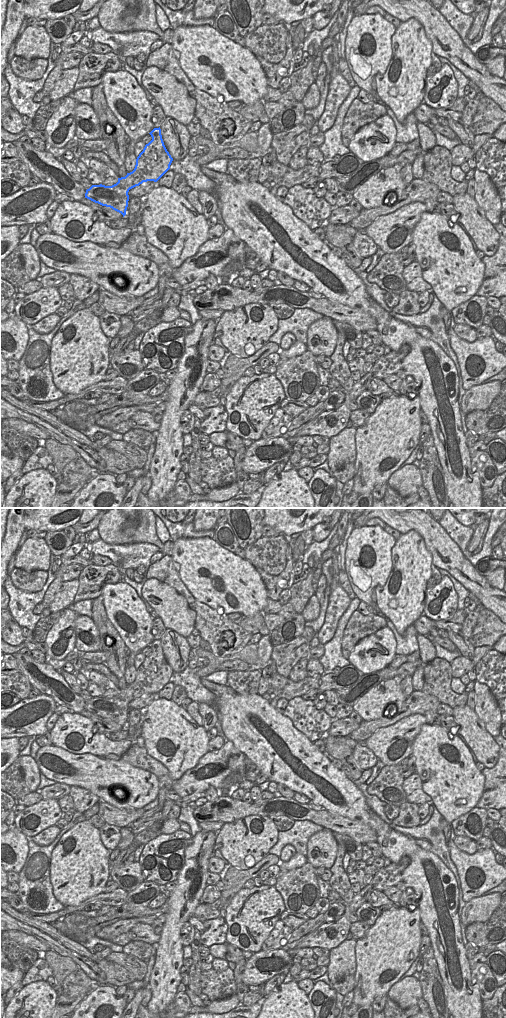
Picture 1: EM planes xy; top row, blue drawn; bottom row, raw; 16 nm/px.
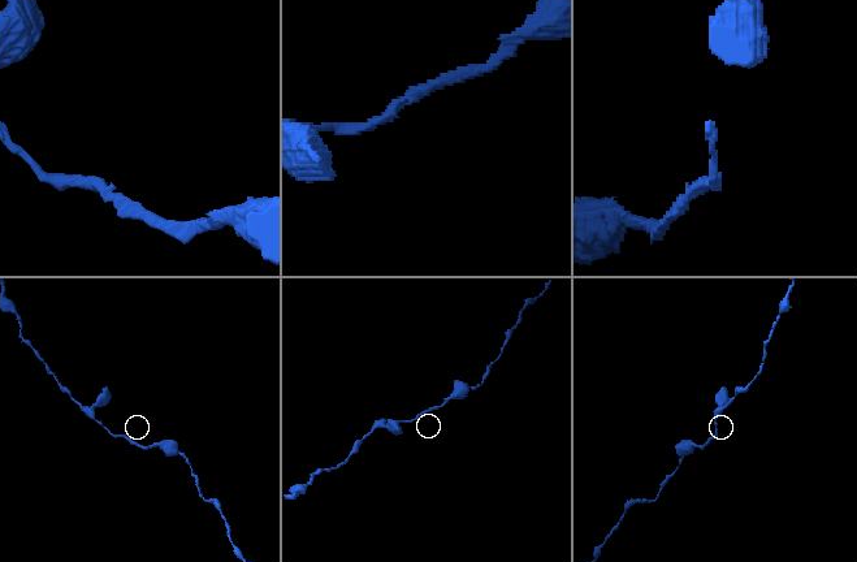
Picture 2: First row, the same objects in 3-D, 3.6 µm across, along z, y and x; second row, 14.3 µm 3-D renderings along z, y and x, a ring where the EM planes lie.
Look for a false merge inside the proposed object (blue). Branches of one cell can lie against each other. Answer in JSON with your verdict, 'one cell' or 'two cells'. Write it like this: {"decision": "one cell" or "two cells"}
{"decision": "one cell"}

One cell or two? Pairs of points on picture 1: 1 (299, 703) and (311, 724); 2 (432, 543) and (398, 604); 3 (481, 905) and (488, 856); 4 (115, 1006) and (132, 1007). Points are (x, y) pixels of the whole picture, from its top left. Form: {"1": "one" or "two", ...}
{"1": "one", "2": "two", "3": "two", "4": "two"}

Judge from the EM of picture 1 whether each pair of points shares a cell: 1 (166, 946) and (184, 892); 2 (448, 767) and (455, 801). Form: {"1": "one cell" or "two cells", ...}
{"1": "one cell", "2": "one cell"}

